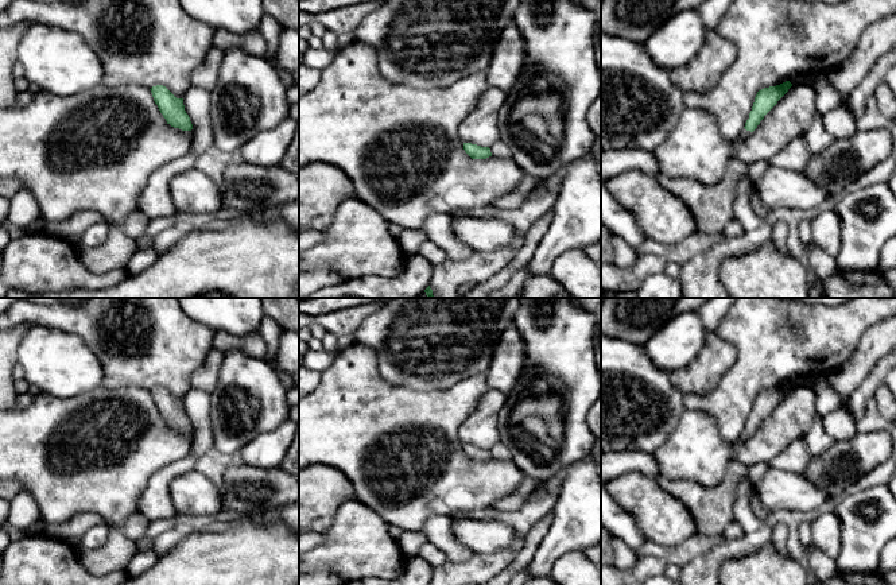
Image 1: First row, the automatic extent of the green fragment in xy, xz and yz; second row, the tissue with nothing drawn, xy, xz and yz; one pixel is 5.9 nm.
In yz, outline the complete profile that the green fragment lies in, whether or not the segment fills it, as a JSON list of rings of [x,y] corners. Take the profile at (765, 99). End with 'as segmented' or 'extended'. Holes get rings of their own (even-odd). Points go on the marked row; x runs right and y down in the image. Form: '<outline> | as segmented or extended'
[[[786,81],[780,85],[759,90],[745,127],[741,131],[738,139],[748,137],[757,128],[764,116],[777,104],[777,101],[788,92],[791,86],[792,84]]] | extended

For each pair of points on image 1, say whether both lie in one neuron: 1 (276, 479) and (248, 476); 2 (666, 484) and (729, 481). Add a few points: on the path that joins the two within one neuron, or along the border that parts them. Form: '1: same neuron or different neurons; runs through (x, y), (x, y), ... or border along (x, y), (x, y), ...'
1: same neuron; runs through (270, 479), (255, 479)
2: same neuron; runs through (682, 489), (690, 494), (713, 494)

